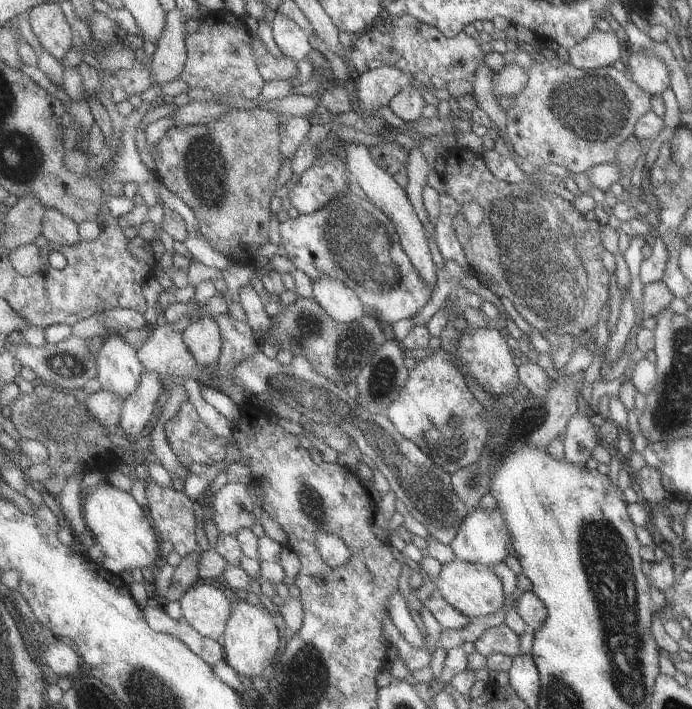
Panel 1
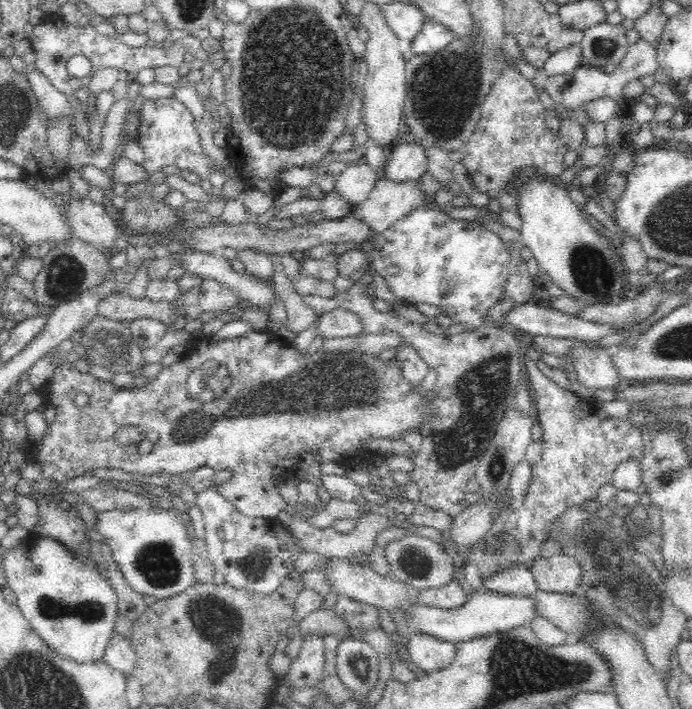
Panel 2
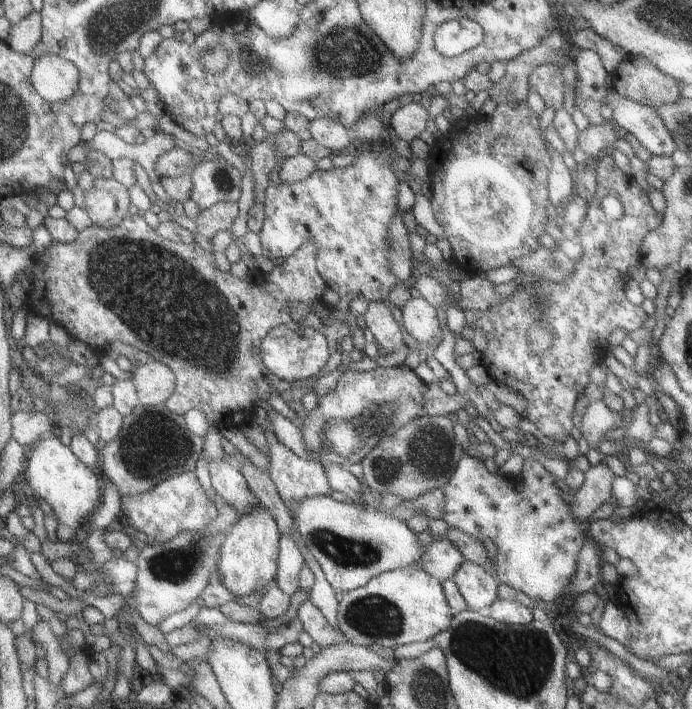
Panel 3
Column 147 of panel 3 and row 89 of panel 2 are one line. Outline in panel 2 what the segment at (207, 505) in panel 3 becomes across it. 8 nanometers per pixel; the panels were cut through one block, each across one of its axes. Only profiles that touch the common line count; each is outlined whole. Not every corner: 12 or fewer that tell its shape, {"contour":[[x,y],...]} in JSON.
{"contour":[[501,72],[459,168],[496,199],[526,167],[558,178],[539,87]]}

